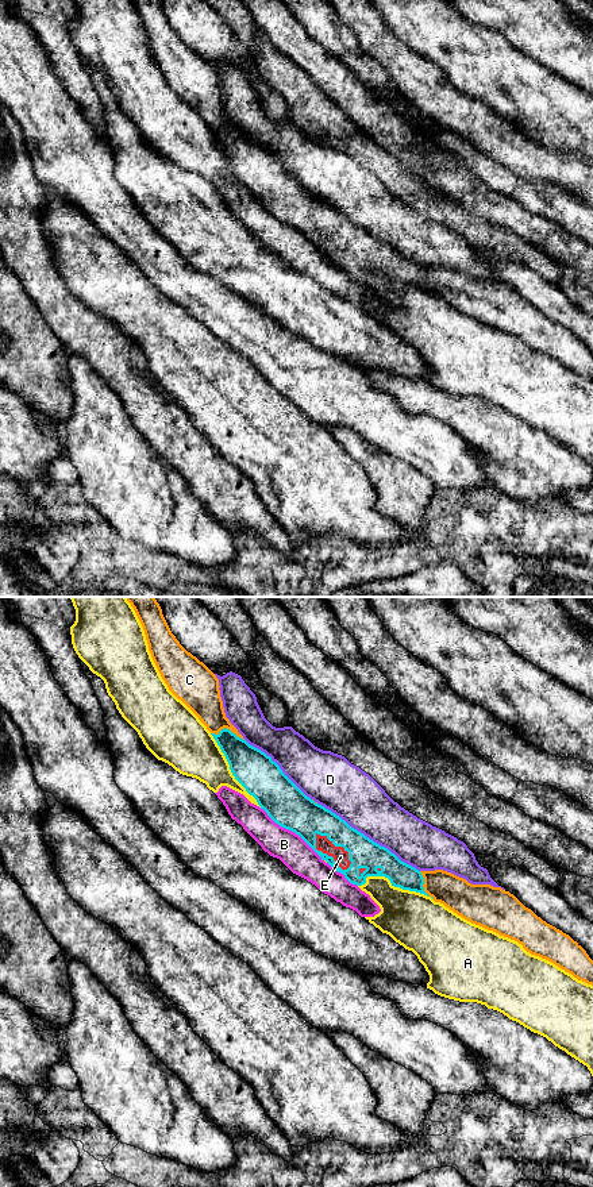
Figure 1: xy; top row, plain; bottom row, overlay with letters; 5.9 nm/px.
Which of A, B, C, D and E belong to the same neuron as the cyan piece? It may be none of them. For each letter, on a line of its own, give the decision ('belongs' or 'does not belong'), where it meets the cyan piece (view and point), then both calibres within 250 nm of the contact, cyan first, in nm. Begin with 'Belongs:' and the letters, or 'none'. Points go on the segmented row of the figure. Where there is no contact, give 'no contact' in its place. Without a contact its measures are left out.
Belongs: E
A: does not belong | xy (395, 886) | 170/320 nm
B: does not belong | xy (292, 831) | 240/190 nm
C: does not belong | xy (226, 728) | 220/220 nm
D: does not belong | xy (368, 837) | 180/300 nm
E: belongs | xy (324, 854) | 220/90 nm

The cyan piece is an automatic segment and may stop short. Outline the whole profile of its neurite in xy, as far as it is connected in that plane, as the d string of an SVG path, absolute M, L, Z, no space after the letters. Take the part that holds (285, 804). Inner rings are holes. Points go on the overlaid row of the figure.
M227 728L217 735L211 735L224 754L235 779L257 799L261 809L276 824L299 835L321 860L343 874L350 883L362 886L367 876L385 876L394 887L430 897L424 891L424 878L419 870L401 862L388 848L374 843L339 816L307 797L265 752L250 745Z

